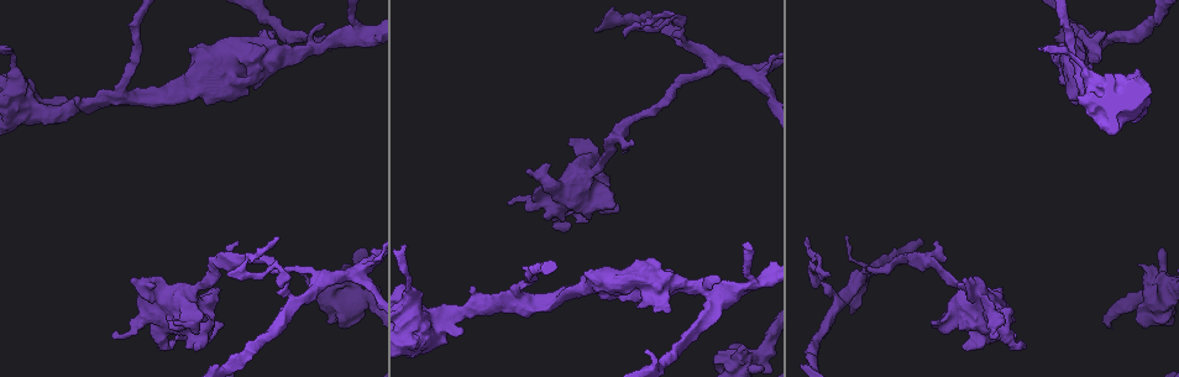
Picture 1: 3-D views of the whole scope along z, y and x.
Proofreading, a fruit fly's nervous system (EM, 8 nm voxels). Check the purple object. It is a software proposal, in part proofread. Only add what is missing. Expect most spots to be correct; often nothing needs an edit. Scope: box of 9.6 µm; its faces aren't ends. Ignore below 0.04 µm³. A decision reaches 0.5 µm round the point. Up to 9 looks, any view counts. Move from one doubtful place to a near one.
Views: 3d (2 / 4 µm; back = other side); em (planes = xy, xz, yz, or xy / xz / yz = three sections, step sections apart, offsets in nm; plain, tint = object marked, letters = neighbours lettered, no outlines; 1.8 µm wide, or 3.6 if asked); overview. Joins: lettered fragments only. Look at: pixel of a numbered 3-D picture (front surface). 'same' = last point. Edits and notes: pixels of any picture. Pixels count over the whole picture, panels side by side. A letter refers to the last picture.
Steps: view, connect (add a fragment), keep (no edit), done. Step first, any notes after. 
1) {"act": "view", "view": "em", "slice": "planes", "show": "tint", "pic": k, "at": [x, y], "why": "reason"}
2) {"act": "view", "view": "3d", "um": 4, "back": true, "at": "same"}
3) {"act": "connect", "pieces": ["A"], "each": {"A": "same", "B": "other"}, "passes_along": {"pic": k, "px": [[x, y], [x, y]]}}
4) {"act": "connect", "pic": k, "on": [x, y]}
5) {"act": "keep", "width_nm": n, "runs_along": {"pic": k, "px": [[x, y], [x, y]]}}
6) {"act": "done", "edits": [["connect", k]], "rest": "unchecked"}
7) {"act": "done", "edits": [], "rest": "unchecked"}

{"act": "view", "view": "3d", "um": 2, "pic": 1, "at": [830, 276], "why": "free end"}

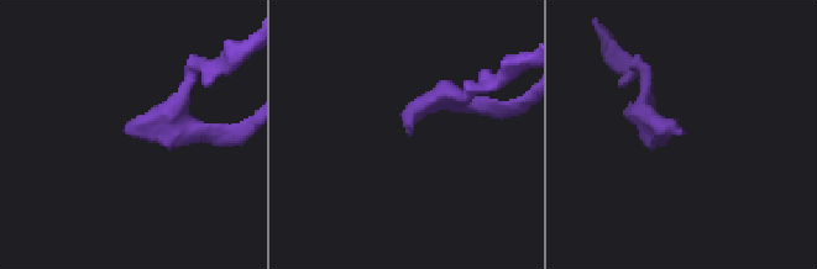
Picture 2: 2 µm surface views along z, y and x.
{"act": "view", "view": "em", "slice": "planes", "show": "letters", "pic": 2, "at": [681, 128], "why": "now the EM"}

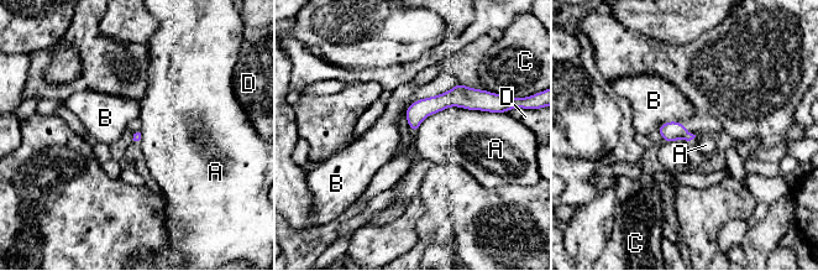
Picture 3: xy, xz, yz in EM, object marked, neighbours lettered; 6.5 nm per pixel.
{"act": "keep", "longest_contact_nm": ["A", 550], "each": {"A": "other", "B": "other", "C": "other", "D": "other"}, "border": {"pic": 3, "px": [[496, 111], [447, 107], [417, 134]]}, "found": "none of them fits"}

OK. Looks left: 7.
{"act": "view", "view": "em", "slice": "planes", "show": "letters", "pic": 1, "at": [617, 210], "why": "free end"}

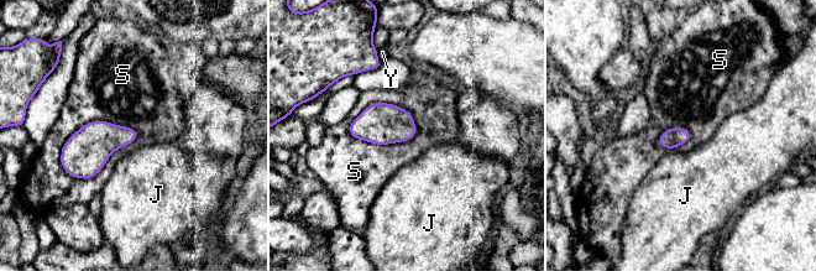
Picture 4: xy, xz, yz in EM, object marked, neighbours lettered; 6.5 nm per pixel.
{"act": "keep", "longest_contact_nm": ["S", 550], "each": {"J": "other", "S": "other", "Y": "other"}, "found": "no lettered fragment goes on from it"}

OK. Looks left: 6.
{"act": "view", "view": "em", "slice": "planes", "show": "letters", "pic": 1, "at": [988, 304]}

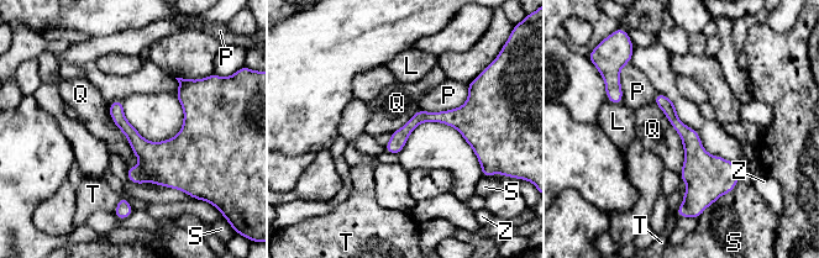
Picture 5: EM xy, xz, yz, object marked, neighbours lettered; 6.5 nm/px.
{"act": "keep", "width_nm": 110, "each": {"L": "other", "P": "other", "Q": "other", "S": "other", "T": "other", "Z": "other"}, "border": {"pic": 5, "px": [[652, 100], [680, 136], [680, 172]]}, "found": "none of them fits"}

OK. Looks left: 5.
{"act": "view", "view": "3d", "um": 4, "pic": 1, "at": [442, 328], "why": "sudden change in width"}

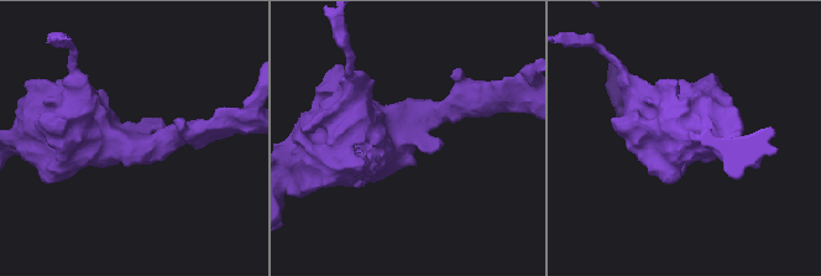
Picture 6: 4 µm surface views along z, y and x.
{"act": "view", "view": "em", "um": 3.6, "slice": "yz", "step": 4, "show": "letters", "pic": 6, "at": [130, 138], "why": "need the tissue"}

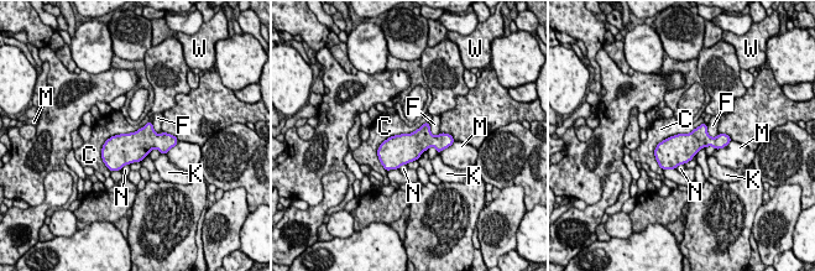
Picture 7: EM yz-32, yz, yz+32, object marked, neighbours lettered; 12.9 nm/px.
{"act": "view", "view": "em", "um": 3.6, "slice": "planes", "show": "letters", "at": "same", "why": "another direction"}

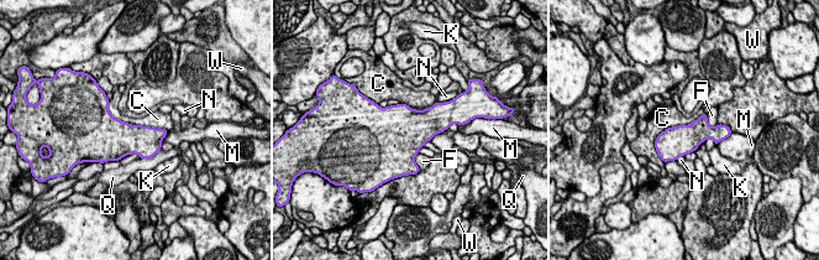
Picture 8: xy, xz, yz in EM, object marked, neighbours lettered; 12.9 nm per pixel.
{"act": "keep", "each": {"C": "other", "F": "other", "K": "other", "M": "other", "N": "other", "Q": "other", "W": "other"}, "border": {"pic": 8, "px": [[704, 113], [656, 138], [663, 162]]}, "found": "no lettered fragment goes on from it"}

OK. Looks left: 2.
{"act": "done", "edits": [], "rest": "unchecked"}

